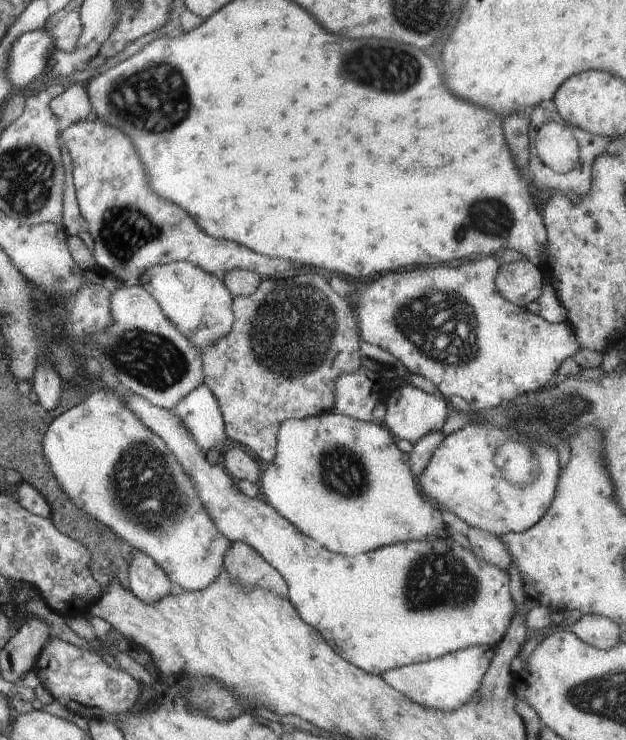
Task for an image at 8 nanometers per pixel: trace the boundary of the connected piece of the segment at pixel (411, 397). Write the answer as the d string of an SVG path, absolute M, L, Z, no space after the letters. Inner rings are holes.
M404 384L392 388L386 400L386 415L383 422L395 439L406 439L416 444L423 436L442 431L447 421L447 404L444 399L418 389L414 385Z

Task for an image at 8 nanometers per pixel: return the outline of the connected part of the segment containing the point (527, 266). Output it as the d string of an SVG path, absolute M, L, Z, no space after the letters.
M526 258L503 264L495 278L501 297L519 307L526 307L536 301L546 284L542 270Z

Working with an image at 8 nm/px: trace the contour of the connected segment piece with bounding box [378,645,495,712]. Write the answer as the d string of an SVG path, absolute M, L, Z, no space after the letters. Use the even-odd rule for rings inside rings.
M472 645L424 662L396 667L378 674L394 690L426 708L450 712L464 706L480 688L494 656L490 645Z

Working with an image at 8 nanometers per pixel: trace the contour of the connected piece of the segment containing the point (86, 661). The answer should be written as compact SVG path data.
M52 639L39 652L34 668L40 682L50 690L54 700L78 716L108 719L130 711L140 698L140 682L125 670L117 671L106 664L98 653L93 653L71 642Z

